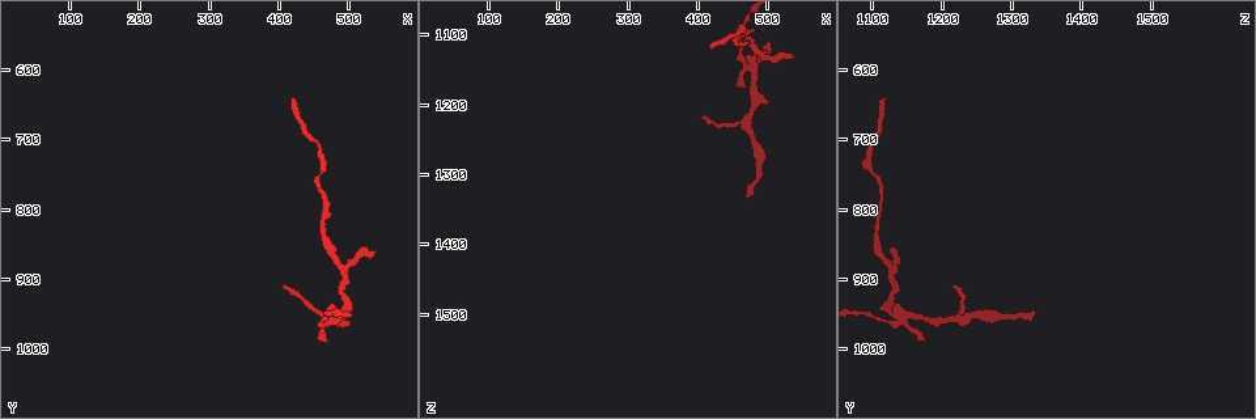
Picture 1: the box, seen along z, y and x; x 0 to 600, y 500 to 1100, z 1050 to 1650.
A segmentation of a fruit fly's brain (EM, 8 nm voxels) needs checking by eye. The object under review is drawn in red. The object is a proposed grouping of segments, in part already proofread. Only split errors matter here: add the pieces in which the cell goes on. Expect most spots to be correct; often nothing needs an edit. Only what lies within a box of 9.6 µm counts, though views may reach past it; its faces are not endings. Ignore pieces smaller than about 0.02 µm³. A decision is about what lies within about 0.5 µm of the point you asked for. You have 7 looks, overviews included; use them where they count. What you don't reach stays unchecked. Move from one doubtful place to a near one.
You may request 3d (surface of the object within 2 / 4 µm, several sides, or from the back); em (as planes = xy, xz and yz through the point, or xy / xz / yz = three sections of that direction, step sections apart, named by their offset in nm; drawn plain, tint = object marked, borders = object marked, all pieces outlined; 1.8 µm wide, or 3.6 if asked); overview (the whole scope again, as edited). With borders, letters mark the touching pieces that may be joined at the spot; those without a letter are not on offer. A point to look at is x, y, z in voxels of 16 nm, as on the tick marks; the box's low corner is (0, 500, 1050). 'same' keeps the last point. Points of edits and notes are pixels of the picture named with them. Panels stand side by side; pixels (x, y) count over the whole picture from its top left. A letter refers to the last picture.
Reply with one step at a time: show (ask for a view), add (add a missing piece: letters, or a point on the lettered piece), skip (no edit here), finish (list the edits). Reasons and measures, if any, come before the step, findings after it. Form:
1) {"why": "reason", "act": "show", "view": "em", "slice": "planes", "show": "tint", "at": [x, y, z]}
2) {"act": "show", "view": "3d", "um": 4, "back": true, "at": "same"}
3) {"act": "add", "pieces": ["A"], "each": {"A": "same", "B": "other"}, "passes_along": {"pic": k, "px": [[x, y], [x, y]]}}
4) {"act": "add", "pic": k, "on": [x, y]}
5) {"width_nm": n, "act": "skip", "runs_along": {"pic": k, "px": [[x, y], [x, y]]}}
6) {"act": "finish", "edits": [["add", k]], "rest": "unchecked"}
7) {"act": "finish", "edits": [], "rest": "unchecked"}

{"why": "thin end", "act": "show", "view": "3d", "um": 4, "at": [405, 910, 1215]}

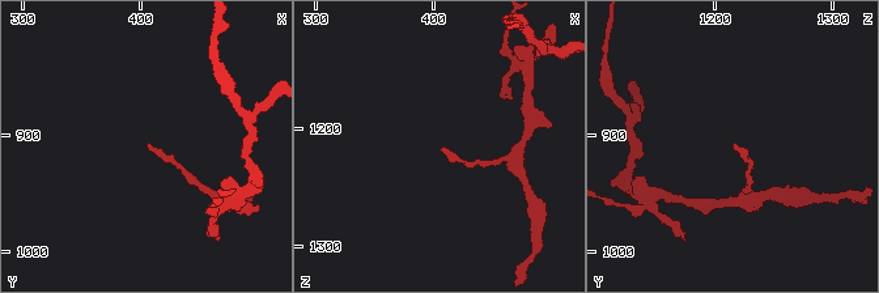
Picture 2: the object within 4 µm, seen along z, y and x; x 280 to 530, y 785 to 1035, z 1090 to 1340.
{"act": "show", "view": "em", "slice": "yz", "step": 4, "show": "tint", "at": [408, 908, 1214]}

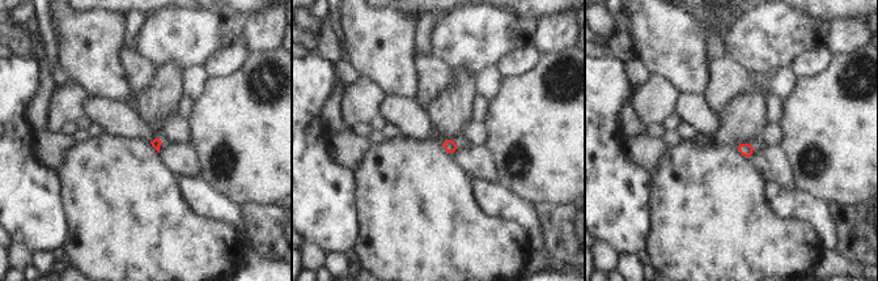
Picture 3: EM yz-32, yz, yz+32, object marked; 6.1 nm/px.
{"act": "show", "view": "em", "slice": "planes", "show": "borders", "at": "same"}

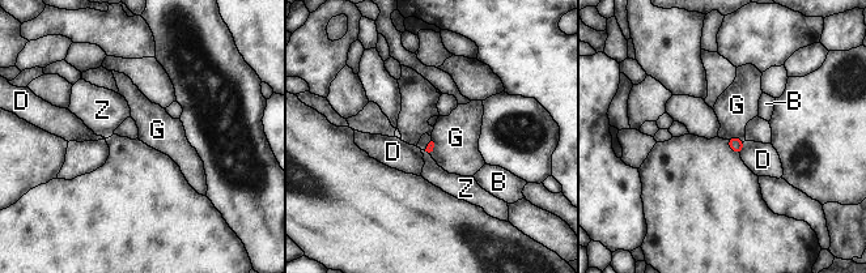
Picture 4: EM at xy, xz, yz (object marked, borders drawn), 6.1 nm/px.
{"act": "skip", "each": {"B": "other", "D": "other", "G": "other", "Z": "other"}, "found": "no lettered piece goes on from it"}

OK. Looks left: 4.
{"why": "tapers out", "act": "show", "view": "3d", "um": 4, "at": [420, 640, 1120]}

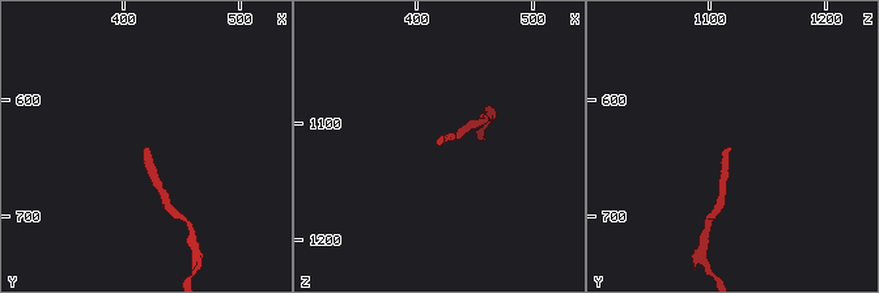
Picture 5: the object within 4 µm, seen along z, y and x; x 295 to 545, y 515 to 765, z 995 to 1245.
{"act": "show", "view": "em", "slice": "xz", "step": 16, "show": "borders", "at": [420, 640, 1116]}

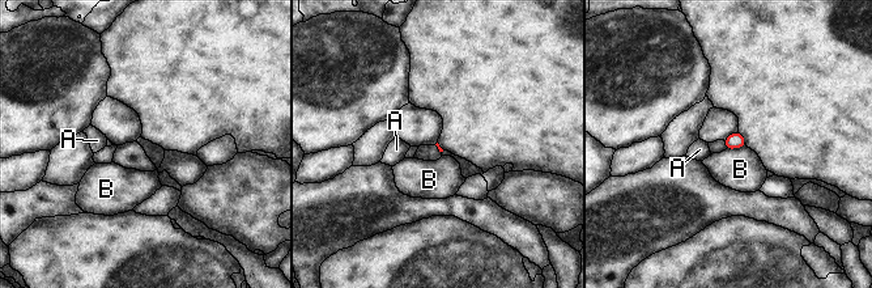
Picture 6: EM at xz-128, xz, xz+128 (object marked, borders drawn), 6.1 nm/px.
{"why": "cut it another way", "act": "show", "view": "em", "slice": "planes", "show": "borders", "at": "same"}

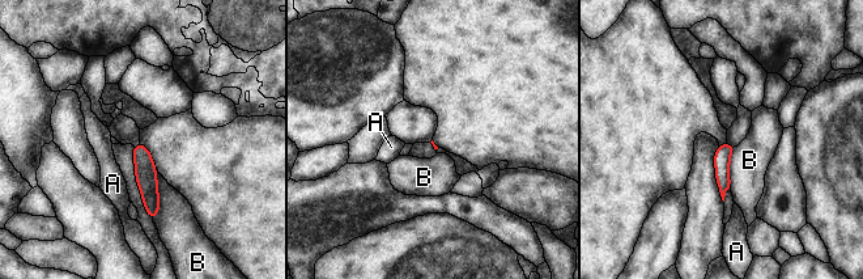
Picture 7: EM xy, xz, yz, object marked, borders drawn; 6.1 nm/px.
{"act": "skip", "each": {"A": "other", "B": "other"}, "runs_along": {"pic": 7, "px": [[140, 147], [153, 214]]}, "found": "none of them fits"}

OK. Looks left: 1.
{"act": "finish", "edits": [], "rest": "unchecked"}

